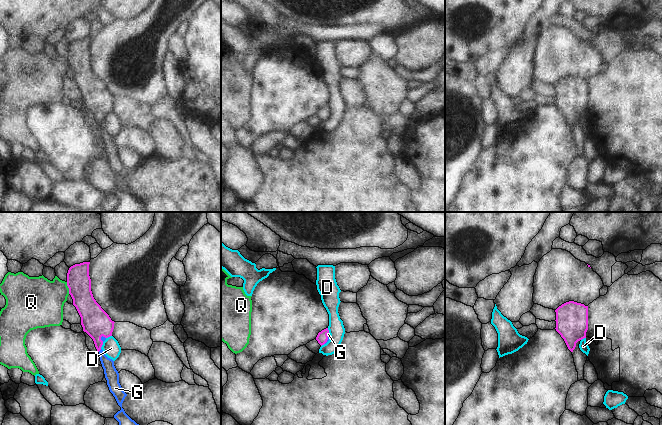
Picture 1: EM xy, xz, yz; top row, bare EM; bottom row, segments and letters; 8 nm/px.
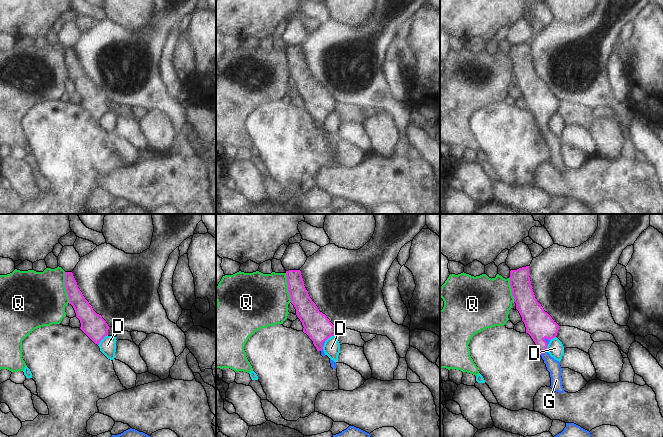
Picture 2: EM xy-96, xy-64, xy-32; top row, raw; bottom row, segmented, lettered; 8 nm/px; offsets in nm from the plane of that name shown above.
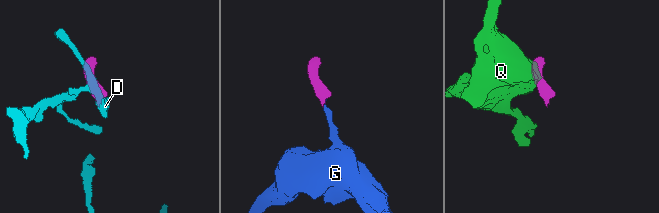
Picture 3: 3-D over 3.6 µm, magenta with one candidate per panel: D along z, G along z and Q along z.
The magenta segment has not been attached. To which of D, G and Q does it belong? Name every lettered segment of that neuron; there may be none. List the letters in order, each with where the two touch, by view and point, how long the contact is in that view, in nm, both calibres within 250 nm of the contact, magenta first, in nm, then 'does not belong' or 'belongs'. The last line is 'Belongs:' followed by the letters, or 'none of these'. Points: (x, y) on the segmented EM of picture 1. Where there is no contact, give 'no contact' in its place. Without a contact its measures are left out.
D: xy (102, 344) | 60 nm | 220/140 nm | does not belong
G: xy (99, 350) | 40 nm | 220/110 nm | belongs
Q: xy (69, 288) | 100 nm | 190/360 nm | does not belong
Belongs: G

